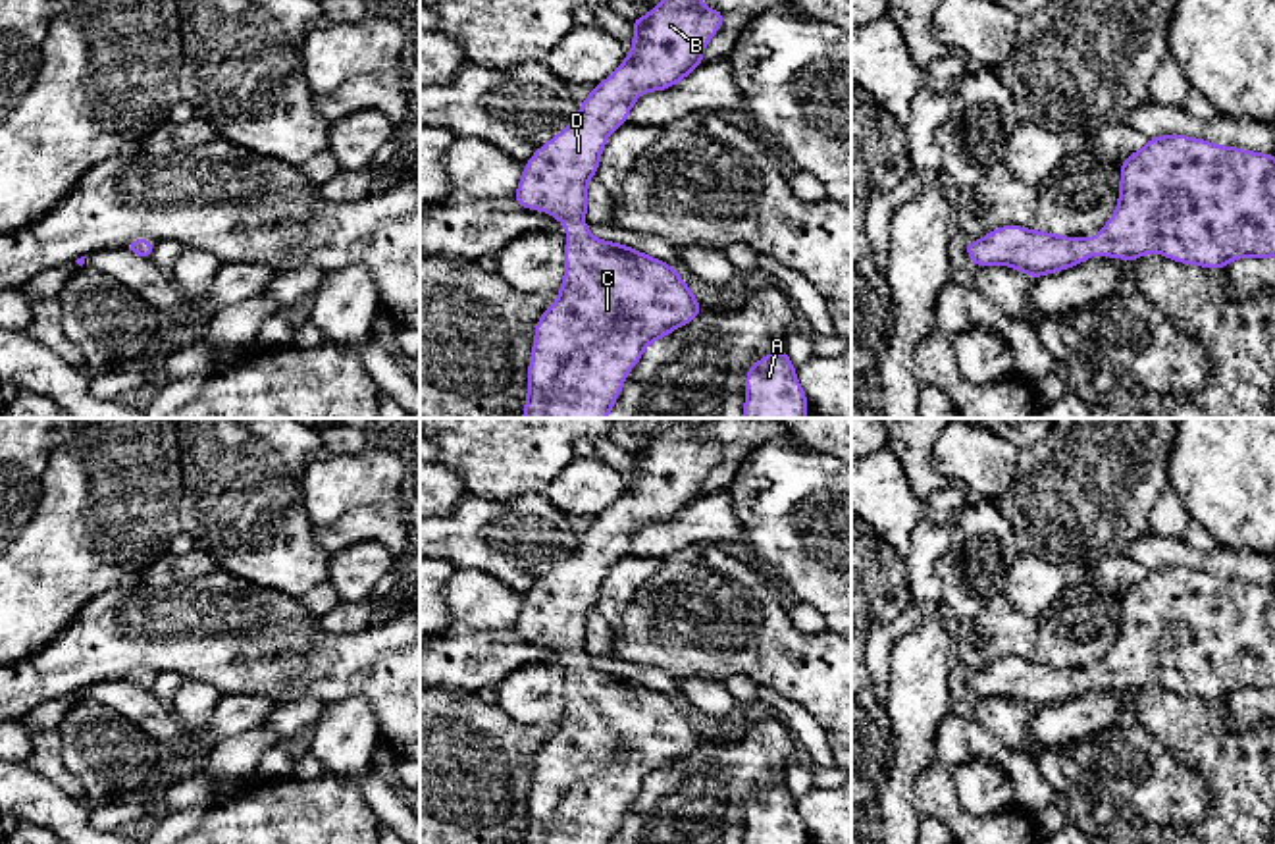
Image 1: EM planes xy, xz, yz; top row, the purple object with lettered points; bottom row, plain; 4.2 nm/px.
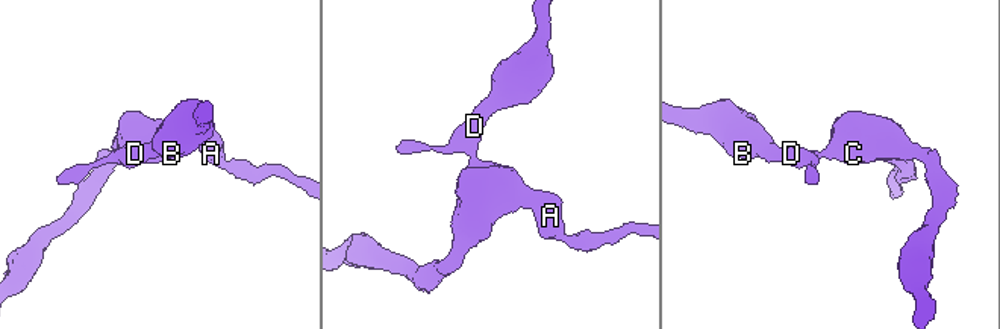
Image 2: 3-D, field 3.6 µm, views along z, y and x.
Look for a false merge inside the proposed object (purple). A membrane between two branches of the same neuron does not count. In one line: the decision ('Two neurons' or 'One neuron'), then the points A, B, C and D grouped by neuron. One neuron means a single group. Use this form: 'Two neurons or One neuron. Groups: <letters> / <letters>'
One neuron. Groups: A B C D

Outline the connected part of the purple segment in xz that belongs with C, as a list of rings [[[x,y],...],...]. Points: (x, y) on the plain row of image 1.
[[[680,418],[647,447],[634,451],[632,486],[580,534],[576,551],[526,593],[512,628],[524,640],[555,647],[568,663],[559,730],[535,757],[524,844],[611,844],[643,780],[703,742],[672,698],[597,671],[584,659],[587,615],[597,605],[609,567],[626,555],[639,526],[664,522],[701,497],[705,478],[722,459],[724,445],[705,439],[701,426],[697,418]]]

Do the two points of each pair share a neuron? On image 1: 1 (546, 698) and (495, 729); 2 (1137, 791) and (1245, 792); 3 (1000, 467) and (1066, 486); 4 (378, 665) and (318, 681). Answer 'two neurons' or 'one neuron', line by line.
1: two neurons
2: two neurons
3: two neurons
4: one neuron

